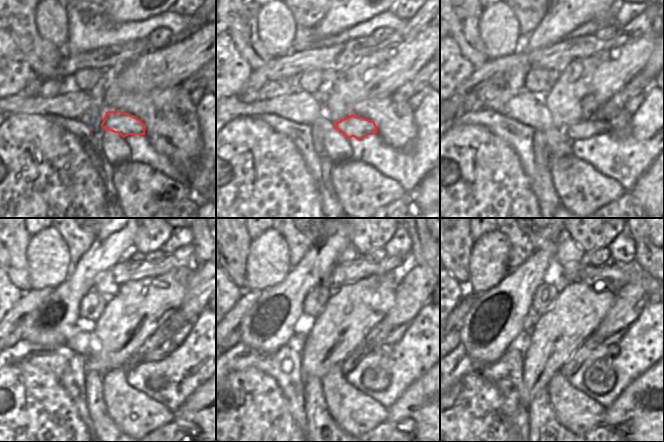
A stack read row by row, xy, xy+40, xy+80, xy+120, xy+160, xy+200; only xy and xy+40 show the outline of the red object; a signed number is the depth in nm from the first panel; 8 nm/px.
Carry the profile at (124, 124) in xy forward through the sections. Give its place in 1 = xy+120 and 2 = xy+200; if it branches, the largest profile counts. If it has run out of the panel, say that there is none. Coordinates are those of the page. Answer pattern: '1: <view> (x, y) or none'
1: xy+120 (161, 352)
2: xy+200 (612, 350)

